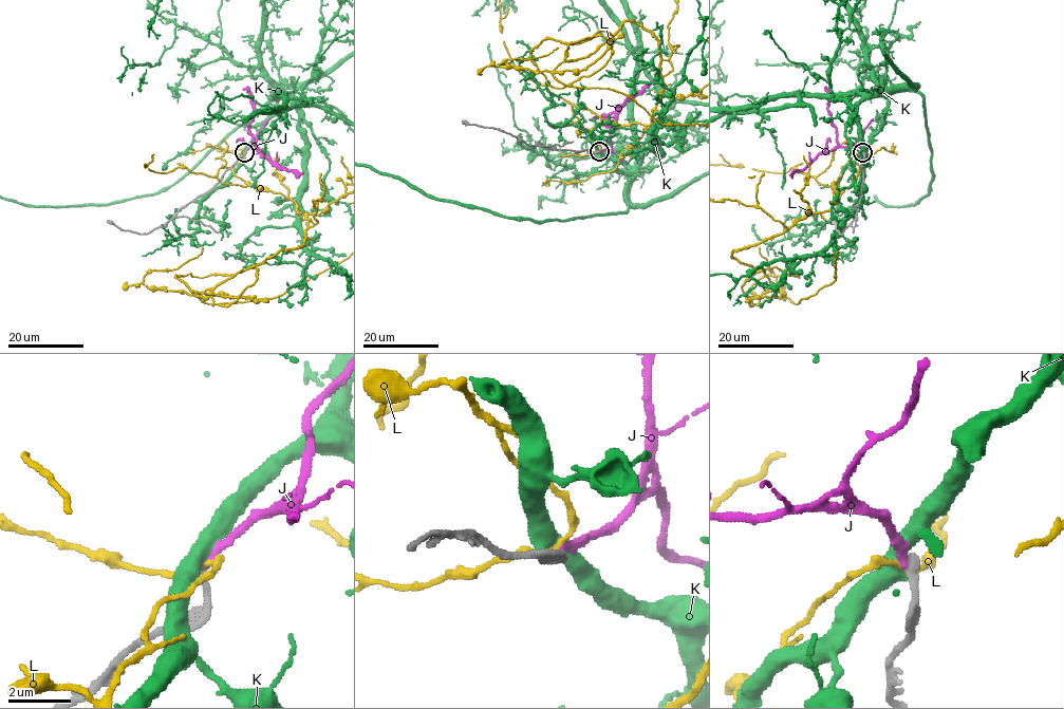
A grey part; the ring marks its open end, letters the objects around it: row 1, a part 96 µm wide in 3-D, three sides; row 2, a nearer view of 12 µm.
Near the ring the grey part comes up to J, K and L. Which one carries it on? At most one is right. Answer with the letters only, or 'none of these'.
J

